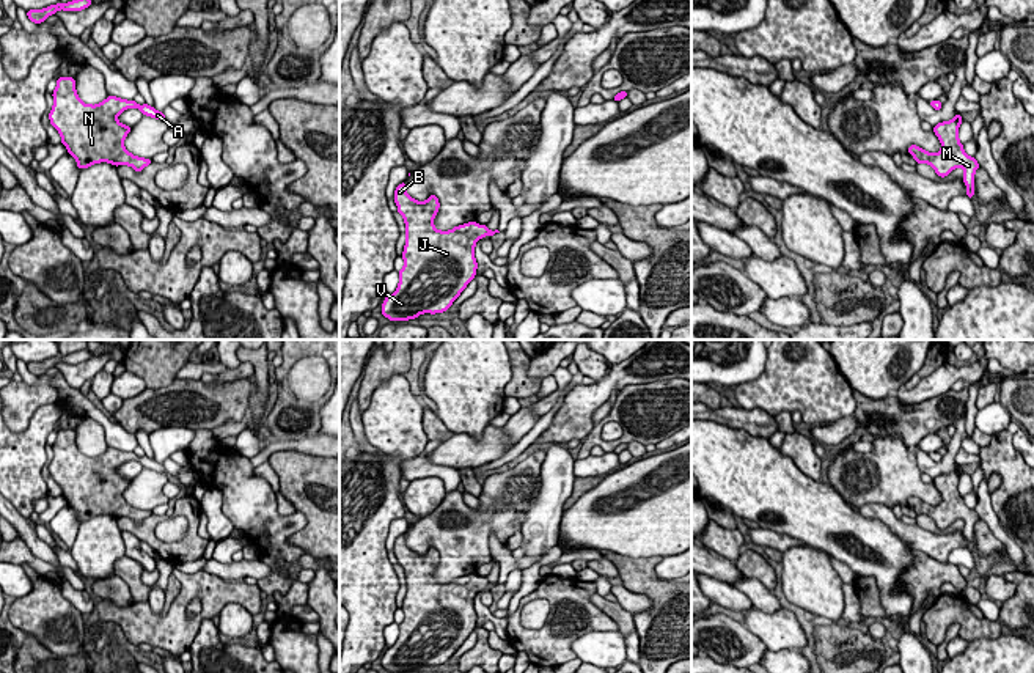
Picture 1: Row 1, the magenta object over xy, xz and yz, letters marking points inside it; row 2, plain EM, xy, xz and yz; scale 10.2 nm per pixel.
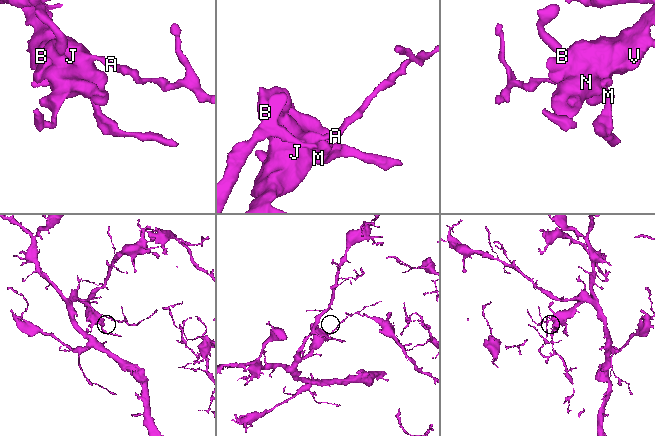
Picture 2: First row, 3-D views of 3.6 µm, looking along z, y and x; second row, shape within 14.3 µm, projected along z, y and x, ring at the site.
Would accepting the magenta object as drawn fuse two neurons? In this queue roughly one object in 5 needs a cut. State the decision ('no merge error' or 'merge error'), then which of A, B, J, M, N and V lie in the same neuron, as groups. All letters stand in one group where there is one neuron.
no merge error; A B J M N V

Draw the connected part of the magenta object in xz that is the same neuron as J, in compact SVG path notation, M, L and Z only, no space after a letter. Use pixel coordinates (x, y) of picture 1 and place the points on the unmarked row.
M405 533L394 542L398 565L405 576L404 620L396 643L385 649L382 667L390 673L409 673L423 665L443 665L475 631L478 615L475 598L484 588L500 585L468 574L449 583L434 579L440 555L435 547L426 553L405 544Z

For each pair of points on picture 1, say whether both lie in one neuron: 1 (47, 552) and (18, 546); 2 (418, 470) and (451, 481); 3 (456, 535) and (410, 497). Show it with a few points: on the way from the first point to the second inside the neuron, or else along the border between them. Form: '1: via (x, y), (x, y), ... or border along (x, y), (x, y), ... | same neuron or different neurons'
1: border along (21, 536), (35, 555), (54, 563), (58, 571) | different neurons
2: via (426, 470), (440, 470), (443, 474) | same neuron
3: border along (447, 492), (429, 513), (420, 518) | different neurons

